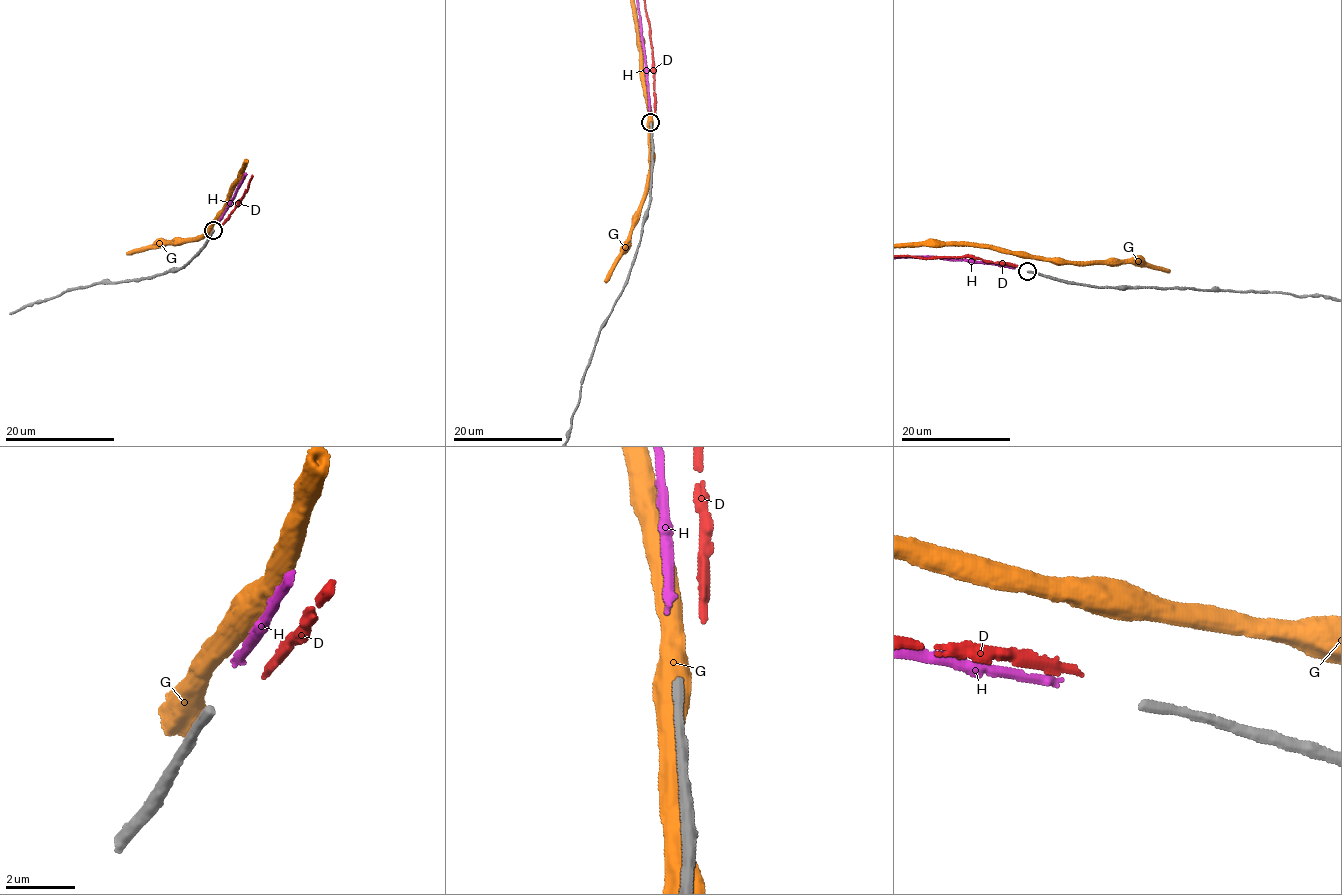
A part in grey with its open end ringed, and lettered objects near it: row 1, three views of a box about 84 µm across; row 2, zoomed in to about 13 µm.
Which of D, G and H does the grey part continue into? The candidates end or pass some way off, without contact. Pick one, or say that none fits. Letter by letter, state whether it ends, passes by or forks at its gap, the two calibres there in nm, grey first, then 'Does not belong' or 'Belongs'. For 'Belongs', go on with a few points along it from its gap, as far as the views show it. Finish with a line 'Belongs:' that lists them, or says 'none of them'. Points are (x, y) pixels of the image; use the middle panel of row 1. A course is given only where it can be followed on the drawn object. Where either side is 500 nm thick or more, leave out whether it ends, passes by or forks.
D: It ends there. Thickness 300 nm (grey) against 200 nm. Does not belong
G: Thickness 300 nm (grey) against 650 nm. Does not belong
H: It ends there. Thickness 300 nm (grey) against 240 nm. Belongs
Belongs: H

